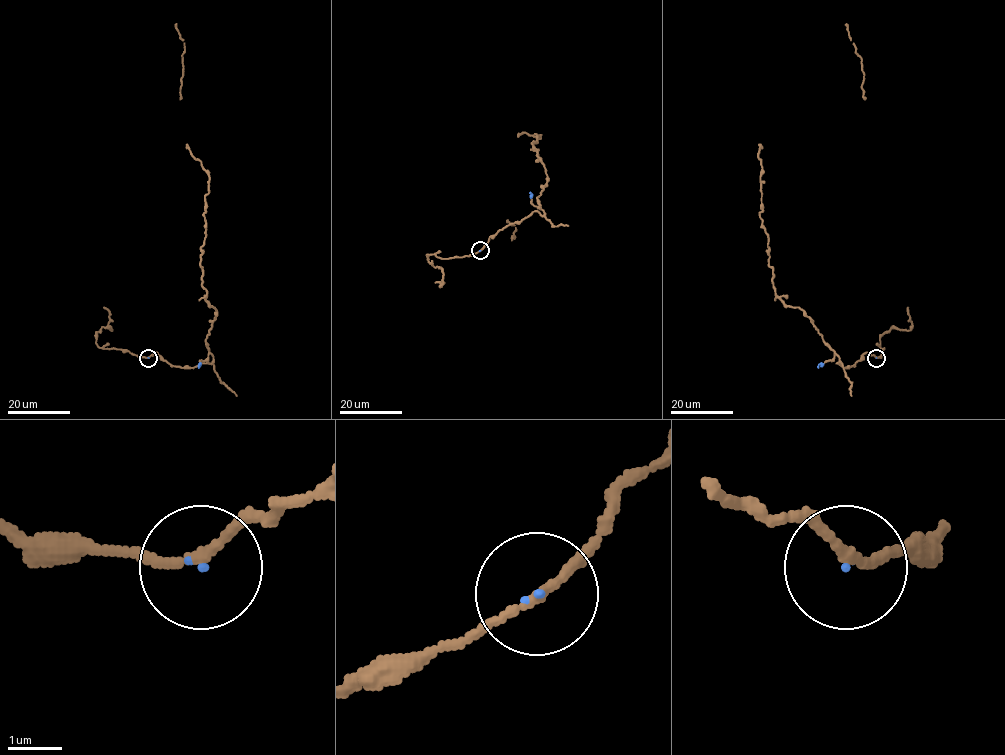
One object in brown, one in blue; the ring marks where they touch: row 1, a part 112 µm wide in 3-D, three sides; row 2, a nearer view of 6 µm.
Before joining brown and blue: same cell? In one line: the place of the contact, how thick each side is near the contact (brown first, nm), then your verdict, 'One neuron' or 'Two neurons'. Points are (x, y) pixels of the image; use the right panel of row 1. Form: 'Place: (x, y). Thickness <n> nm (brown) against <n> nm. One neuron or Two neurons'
Place: (876, 358). Thickness 150 nm (brown) against 50 nm. One neuron

